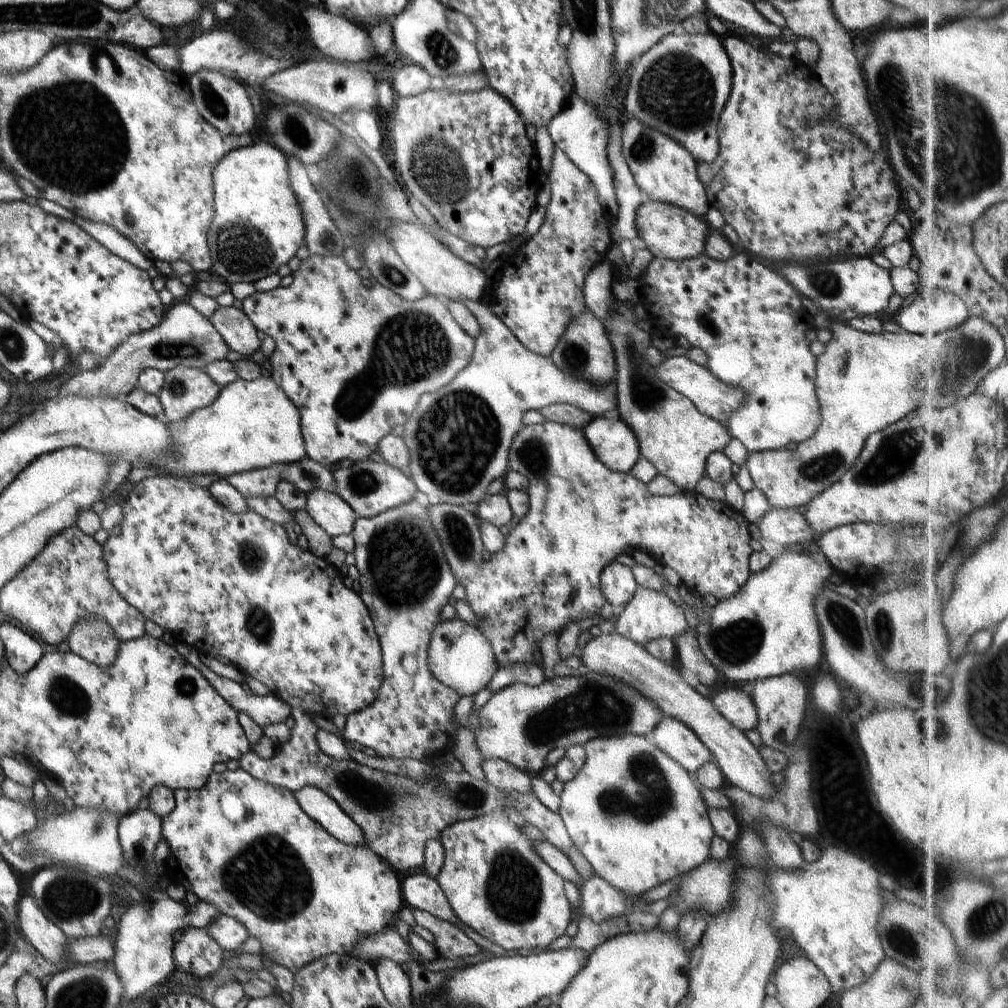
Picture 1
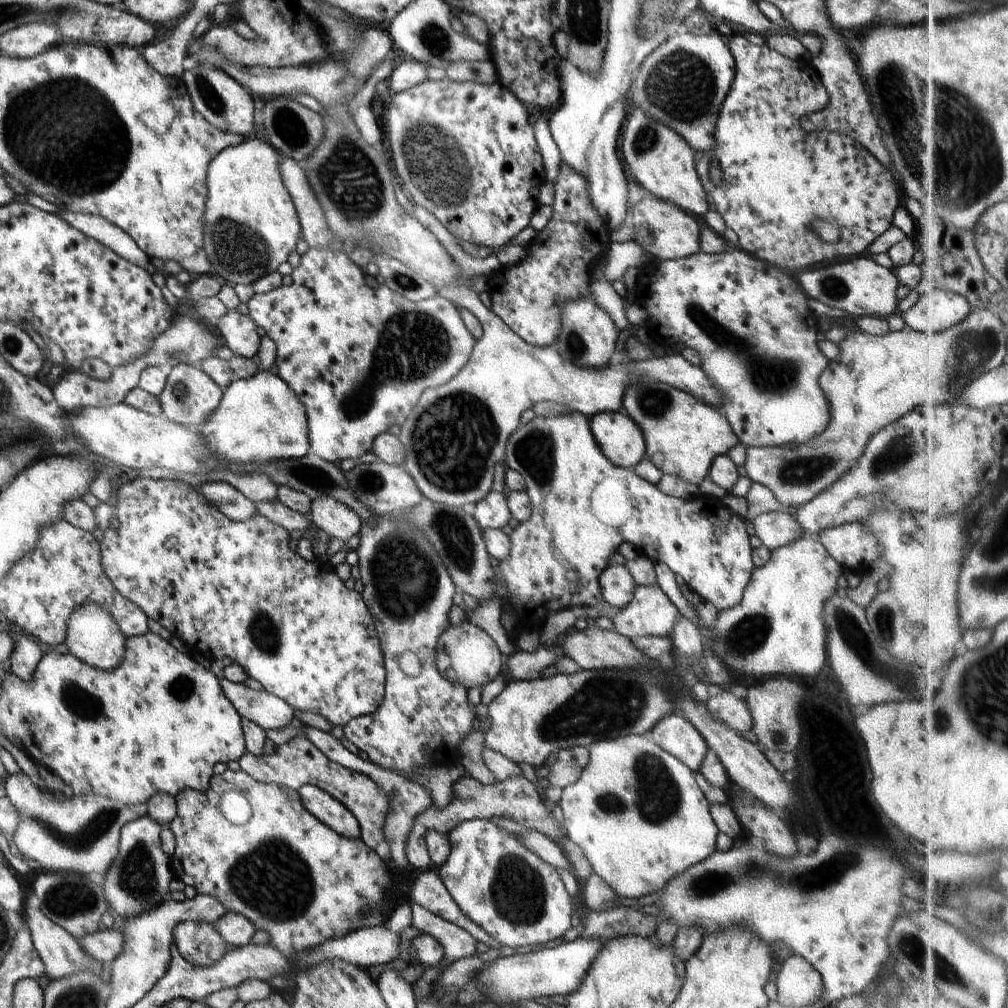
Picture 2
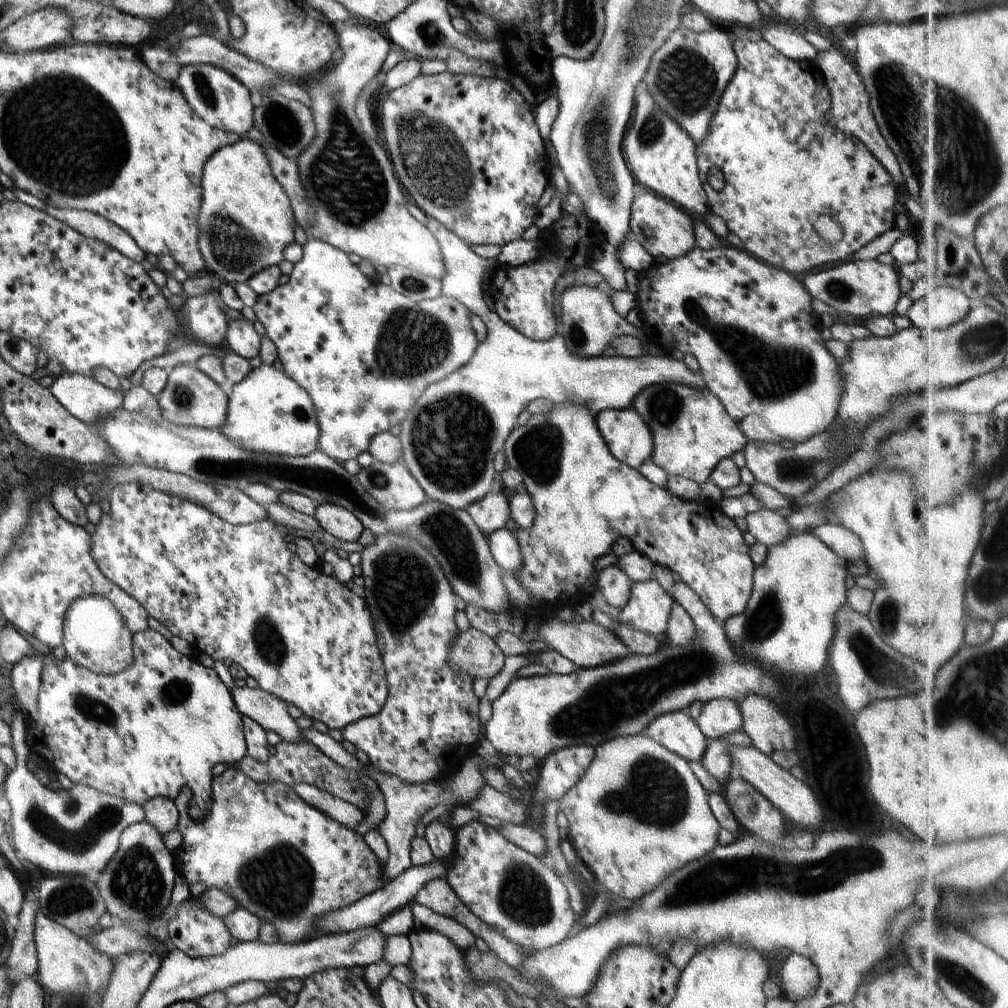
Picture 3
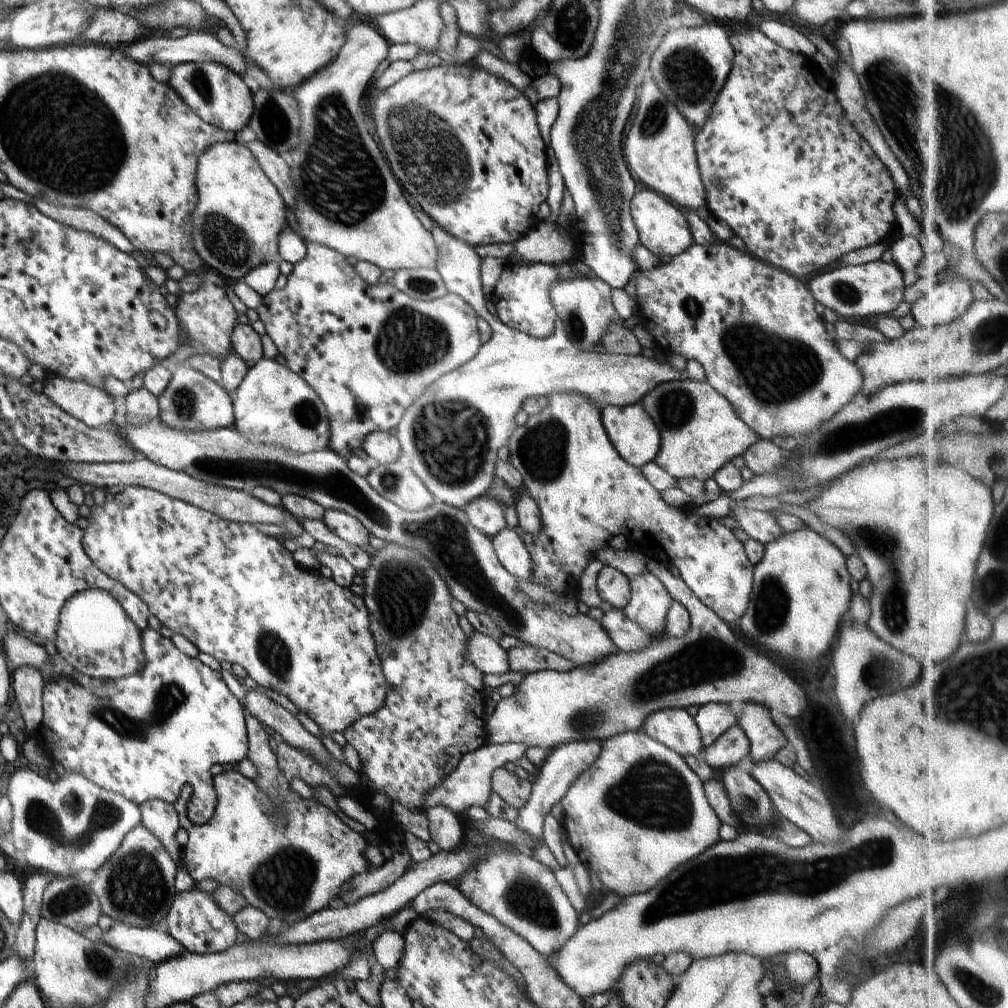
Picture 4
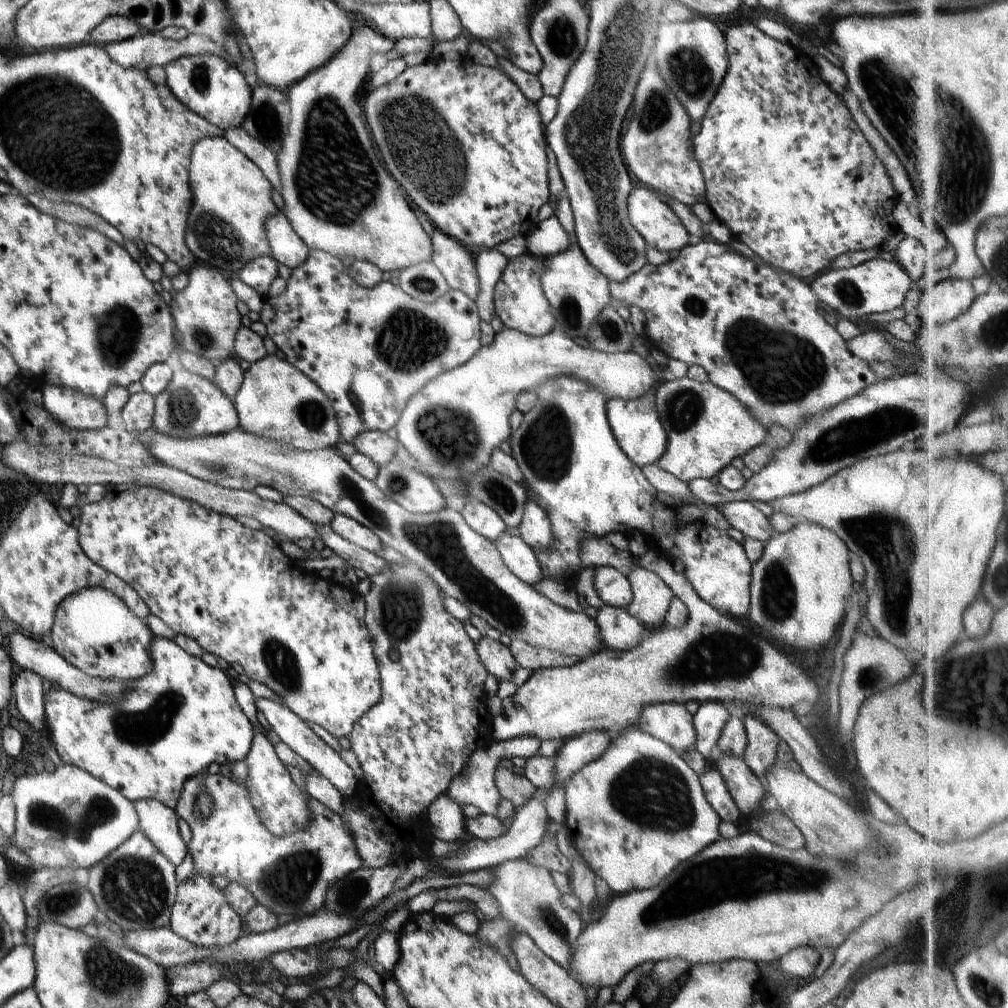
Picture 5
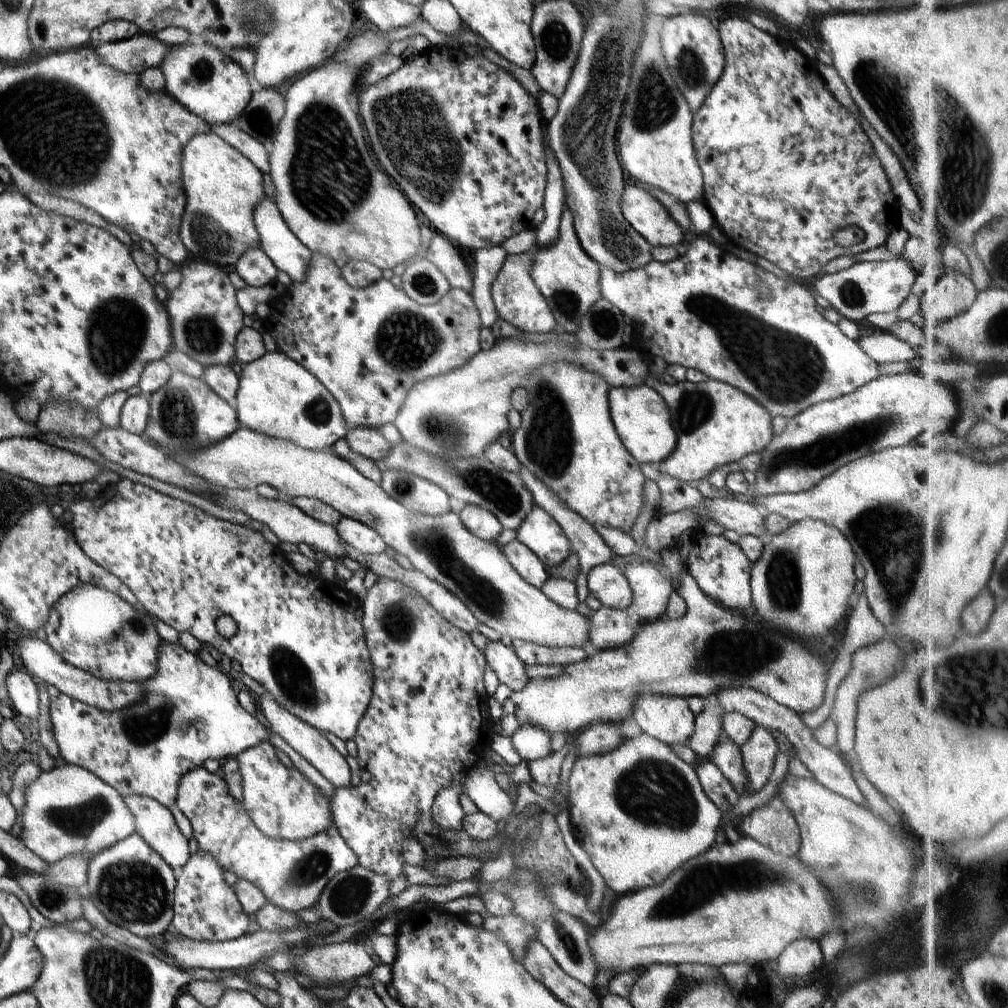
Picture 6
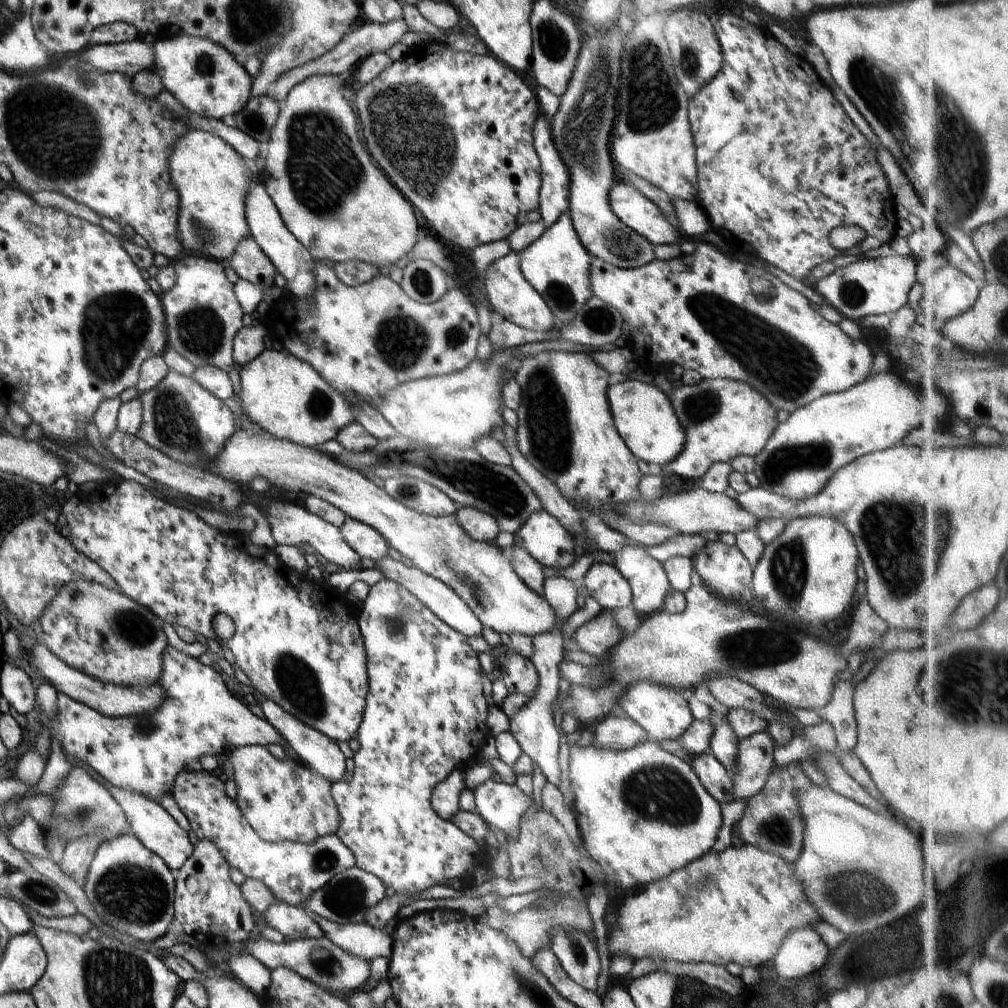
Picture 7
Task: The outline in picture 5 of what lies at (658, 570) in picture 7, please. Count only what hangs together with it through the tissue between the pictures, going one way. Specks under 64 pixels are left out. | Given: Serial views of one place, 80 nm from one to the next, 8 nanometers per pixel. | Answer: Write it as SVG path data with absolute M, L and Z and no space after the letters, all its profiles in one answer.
M635 566L627 579L633 592L632 602L626 609L628 614L633 616L645 631L662 626L675 594L656 573L642 567Z

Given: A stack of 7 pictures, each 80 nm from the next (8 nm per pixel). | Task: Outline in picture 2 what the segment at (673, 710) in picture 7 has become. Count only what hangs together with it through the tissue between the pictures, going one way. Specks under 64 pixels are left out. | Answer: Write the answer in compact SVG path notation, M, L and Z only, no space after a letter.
M678 713L662 718L647 736L668 754L684 762L692 772L700 769L708 753L709 747L702 734Z

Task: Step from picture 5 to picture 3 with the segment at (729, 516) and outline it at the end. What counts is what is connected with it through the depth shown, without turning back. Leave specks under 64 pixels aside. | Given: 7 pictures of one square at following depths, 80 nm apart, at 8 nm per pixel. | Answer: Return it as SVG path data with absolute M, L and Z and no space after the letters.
M763 509L747 514L745 519L750 534L766 547L776 546L792 534L788 522L778 512Z

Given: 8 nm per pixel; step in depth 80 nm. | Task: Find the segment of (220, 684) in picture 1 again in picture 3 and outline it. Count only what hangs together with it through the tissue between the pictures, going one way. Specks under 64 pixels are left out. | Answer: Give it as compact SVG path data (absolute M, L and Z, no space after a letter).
M239 683L229 690L234 704L243 716L252 718L266 731L272 731L286 742L306 742L302 729L296 724L281 699L264 690L252 690Z

